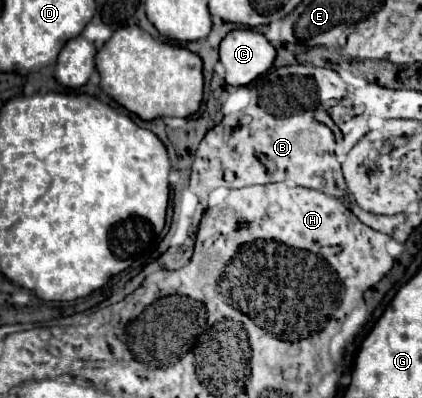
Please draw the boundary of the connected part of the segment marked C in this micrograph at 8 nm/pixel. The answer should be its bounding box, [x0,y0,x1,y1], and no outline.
[221,29,275,85]

